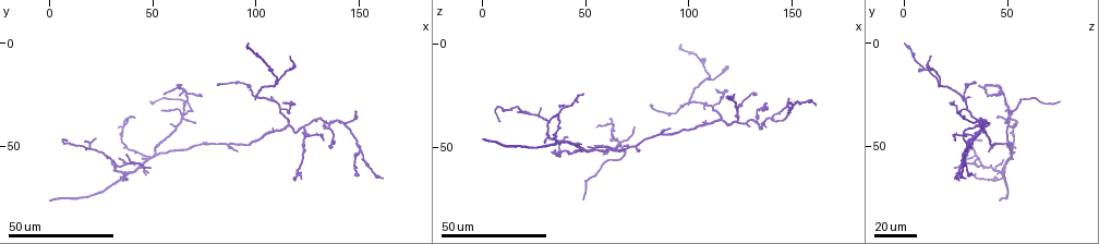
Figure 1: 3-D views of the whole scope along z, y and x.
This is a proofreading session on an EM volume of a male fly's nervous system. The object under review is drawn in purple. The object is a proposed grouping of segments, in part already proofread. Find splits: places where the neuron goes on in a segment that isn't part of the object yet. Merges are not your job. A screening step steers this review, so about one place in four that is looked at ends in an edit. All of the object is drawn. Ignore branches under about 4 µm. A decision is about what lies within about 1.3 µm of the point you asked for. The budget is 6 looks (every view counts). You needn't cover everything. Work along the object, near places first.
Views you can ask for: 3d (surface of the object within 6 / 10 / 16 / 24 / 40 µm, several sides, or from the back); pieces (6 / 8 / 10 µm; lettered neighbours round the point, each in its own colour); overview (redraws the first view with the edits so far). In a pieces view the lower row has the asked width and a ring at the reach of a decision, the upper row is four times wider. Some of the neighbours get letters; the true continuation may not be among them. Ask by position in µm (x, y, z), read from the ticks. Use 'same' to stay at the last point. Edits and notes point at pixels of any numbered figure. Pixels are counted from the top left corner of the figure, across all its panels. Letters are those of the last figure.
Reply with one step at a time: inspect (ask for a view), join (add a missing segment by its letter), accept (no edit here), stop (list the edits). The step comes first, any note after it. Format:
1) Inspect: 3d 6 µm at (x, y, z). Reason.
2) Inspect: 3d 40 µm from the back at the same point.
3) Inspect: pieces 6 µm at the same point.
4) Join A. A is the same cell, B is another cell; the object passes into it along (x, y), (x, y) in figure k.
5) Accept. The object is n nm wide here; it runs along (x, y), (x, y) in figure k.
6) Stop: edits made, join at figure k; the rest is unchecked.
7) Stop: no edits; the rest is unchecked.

Inspect: 3d 24 µm at (48, 29, 75). Branch stops here.

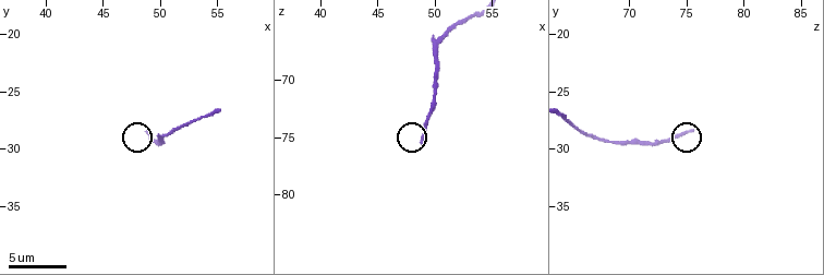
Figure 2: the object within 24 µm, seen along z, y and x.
Inspect: 3d 6 µm at (49.0, 28.6, 75.2).

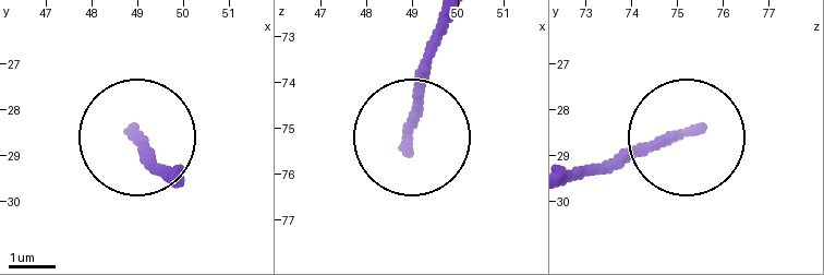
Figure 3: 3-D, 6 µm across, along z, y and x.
Inspect: pieces 10 µm at (48.85, 28.35, 75.40). What lies round it.

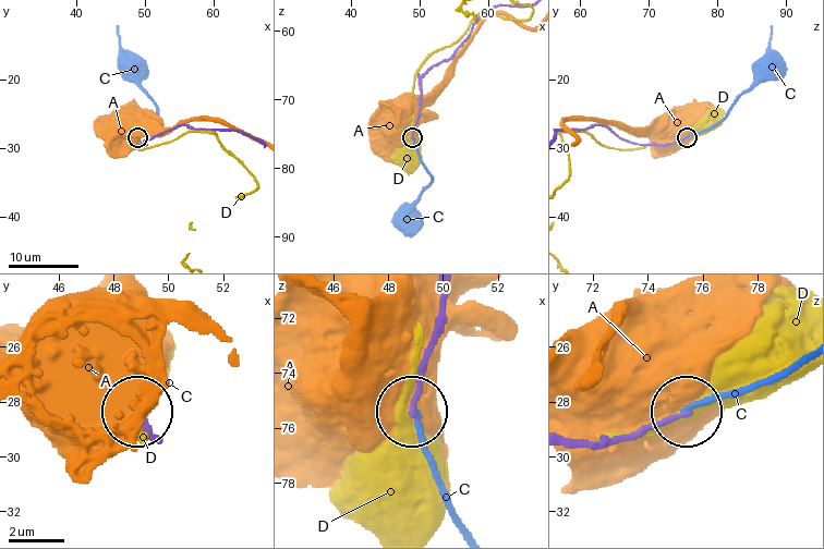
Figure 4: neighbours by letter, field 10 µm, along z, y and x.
Accept. A, C and D are other cells; it runs along (570, 441), (613, 441), (687, 413) in figure 4; no lettered segment goes on from it.

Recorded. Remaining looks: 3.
Inspect: 3d 24 µm at (42, 36, 45). Long arm stops here.

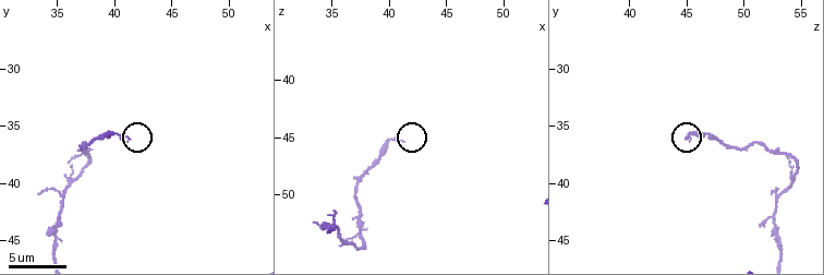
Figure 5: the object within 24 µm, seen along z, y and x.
Inspect: pieces 6 µm at (41.0, 36.2, 45.2).

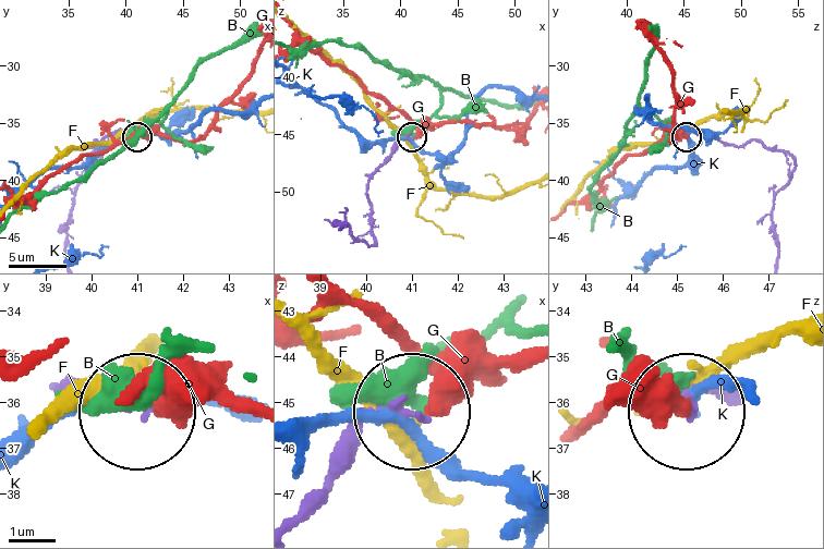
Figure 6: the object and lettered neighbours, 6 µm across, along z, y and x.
Accept. The object is 170 nm wide here; B, F, G and K are other cells; it runs along (299, 510), (356, 428), (412, 416) in figure 6; none of them fits.

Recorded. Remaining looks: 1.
Stop: no edits; the rest is unchecked.

